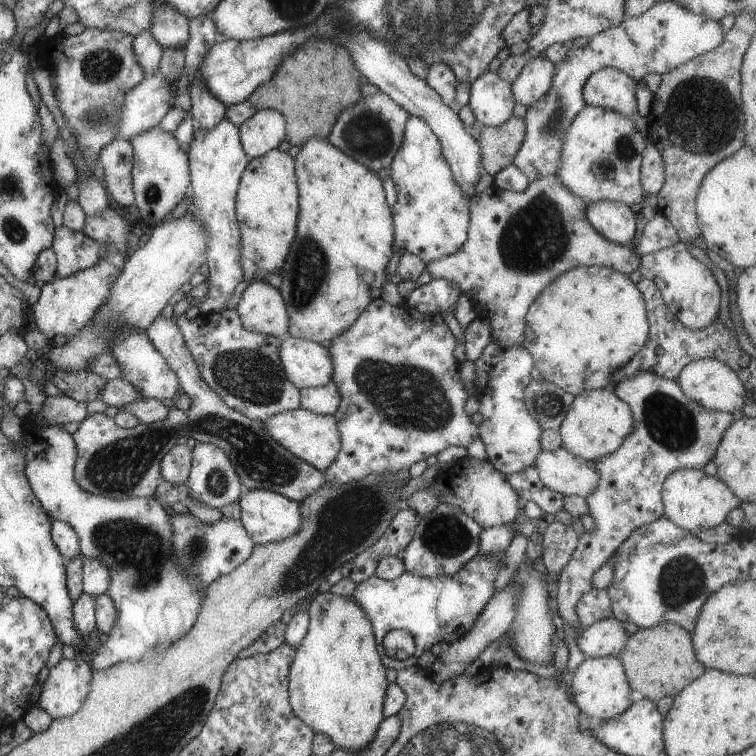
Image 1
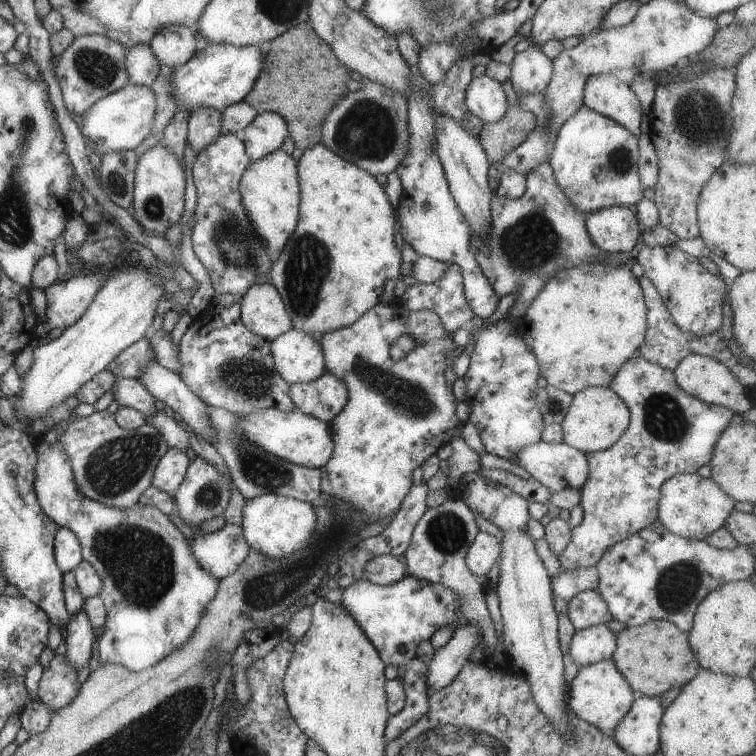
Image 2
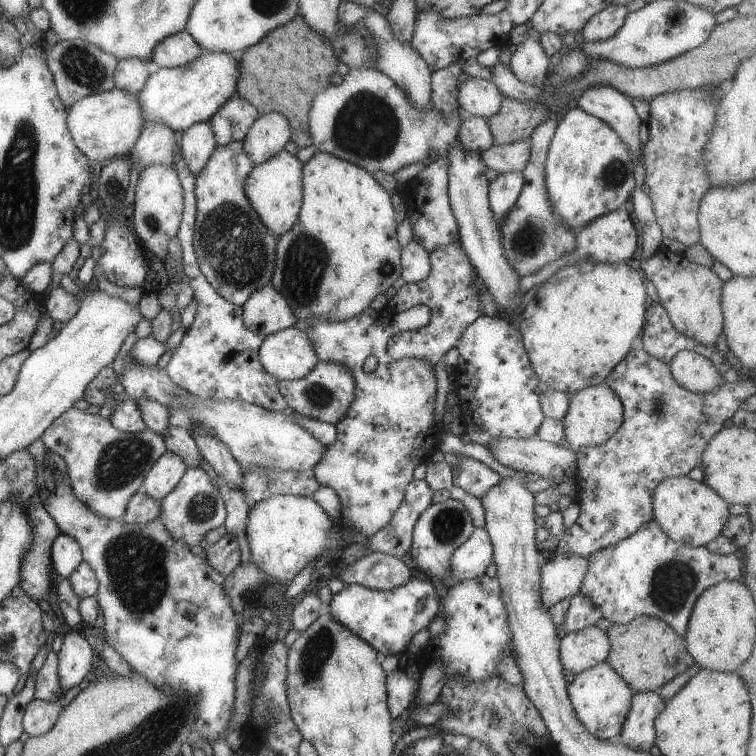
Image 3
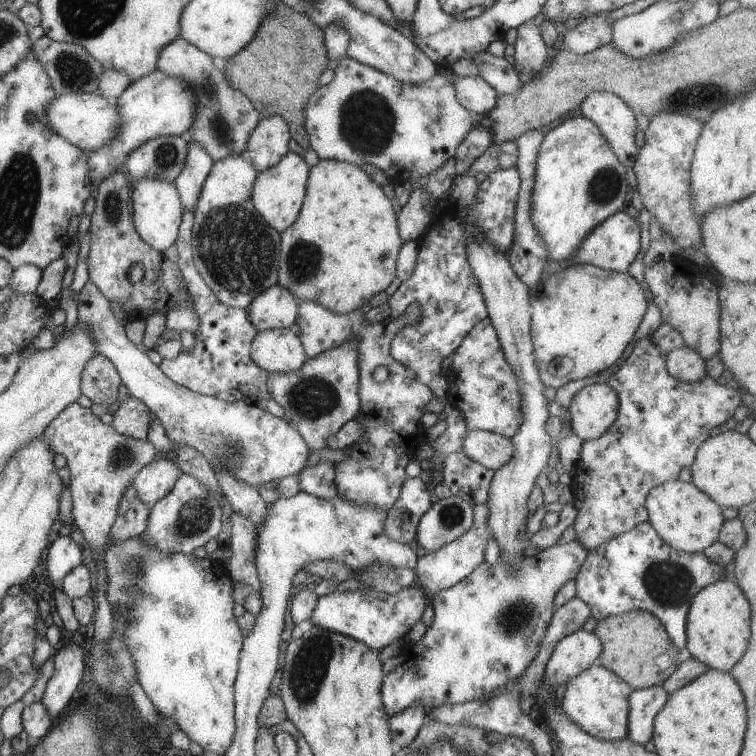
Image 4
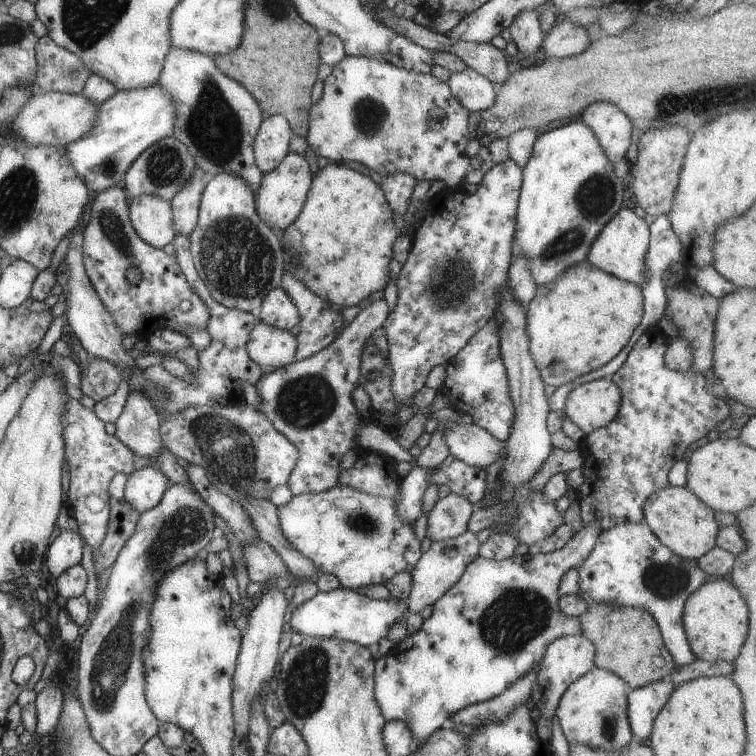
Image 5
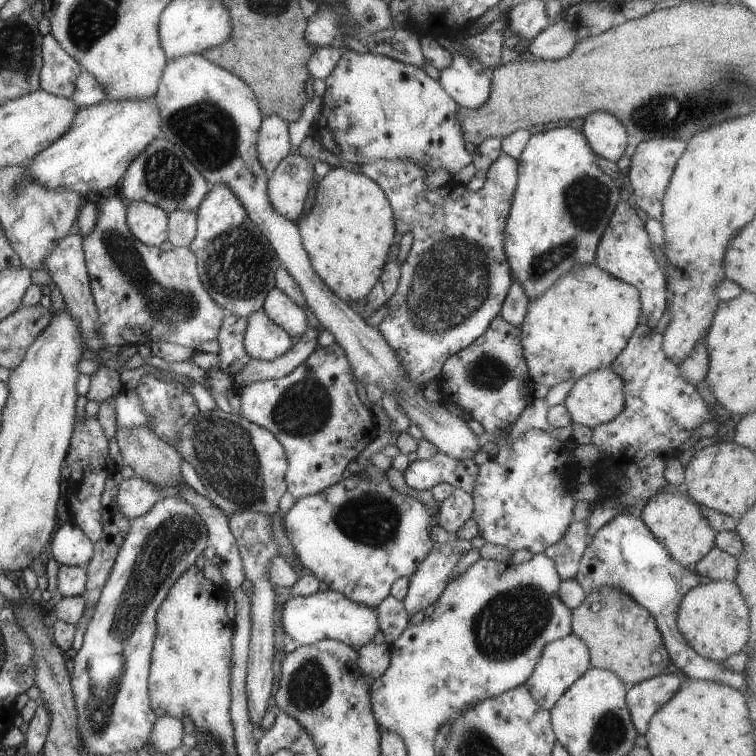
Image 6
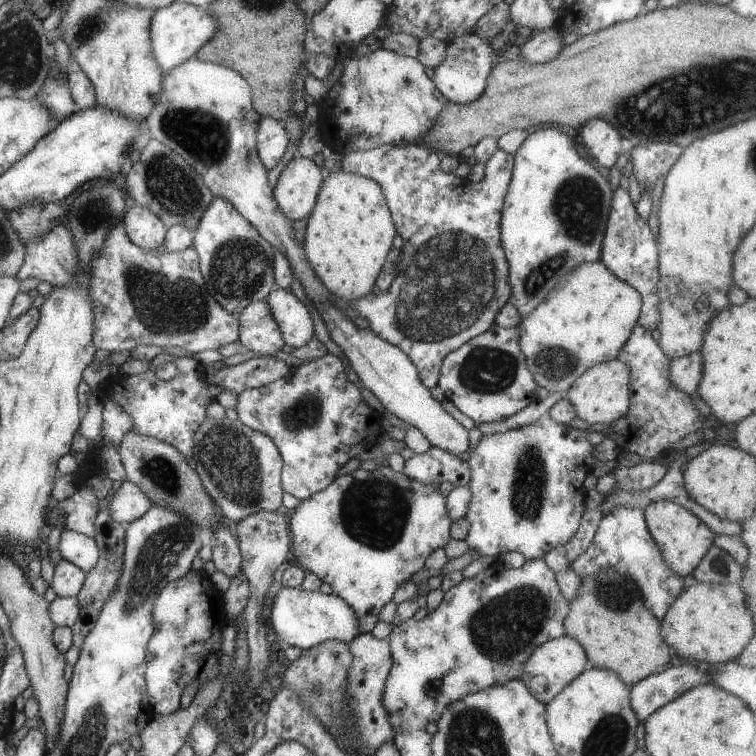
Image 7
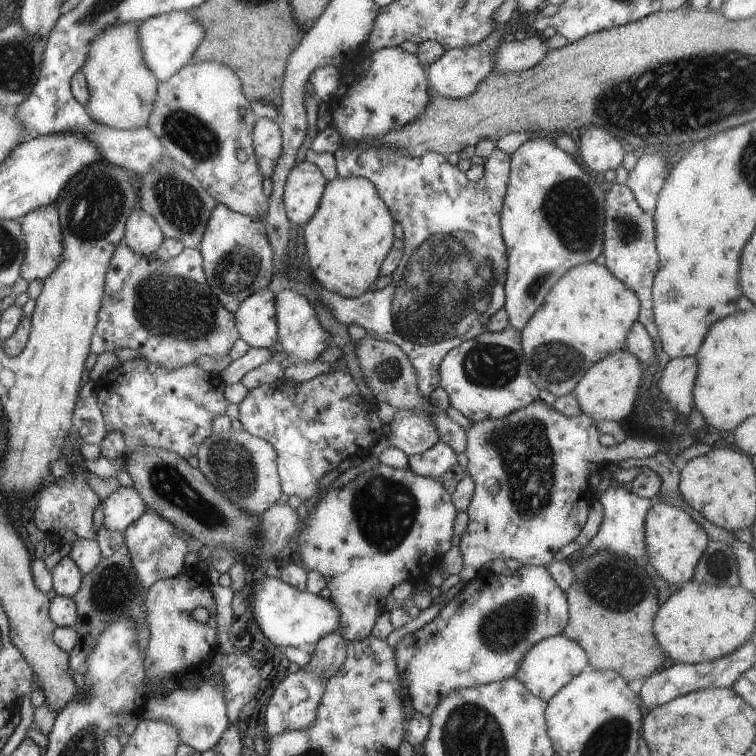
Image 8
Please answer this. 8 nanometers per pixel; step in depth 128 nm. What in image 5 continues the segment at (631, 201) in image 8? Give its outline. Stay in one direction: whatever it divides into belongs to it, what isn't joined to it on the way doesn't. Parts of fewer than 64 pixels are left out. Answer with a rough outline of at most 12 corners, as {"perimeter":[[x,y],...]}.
{"perimeter":[[622,208],[586,259],[641,286],[649,225]]}

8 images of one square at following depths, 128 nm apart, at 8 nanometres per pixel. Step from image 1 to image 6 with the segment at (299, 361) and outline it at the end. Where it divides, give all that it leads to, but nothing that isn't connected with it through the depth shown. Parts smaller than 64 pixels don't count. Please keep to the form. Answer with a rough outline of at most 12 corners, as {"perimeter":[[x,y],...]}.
{"perimeter":[[248,316],[243,344],[251,358],[272,361],[292,337],[266,316]]}

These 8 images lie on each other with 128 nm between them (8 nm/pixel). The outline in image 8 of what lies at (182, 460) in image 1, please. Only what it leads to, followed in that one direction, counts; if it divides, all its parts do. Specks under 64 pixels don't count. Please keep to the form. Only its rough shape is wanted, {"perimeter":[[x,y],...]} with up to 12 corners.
{"perimeter":[[122,485],[102,505],[103,525],[123,531],[148,510]]}

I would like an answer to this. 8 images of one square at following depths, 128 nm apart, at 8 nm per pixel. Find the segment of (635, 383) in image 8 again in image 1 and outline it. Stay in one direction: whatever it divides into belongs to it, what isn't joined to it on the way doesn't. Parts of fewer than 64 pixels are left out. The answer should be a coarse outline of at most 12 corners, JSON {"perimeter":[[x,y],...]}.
{"perimeter":[[611,389],[578,393],[558,430],[574,456],[595,460],[632,432]]}

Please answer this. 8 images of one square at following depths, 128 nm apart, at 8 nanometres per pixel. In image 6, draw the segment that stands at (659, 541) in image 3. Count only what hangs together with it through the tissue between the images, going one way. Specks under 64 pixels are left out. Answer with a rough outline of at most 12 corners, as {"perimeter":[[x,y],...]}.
{"perimeter":[[638,516],[591,538],[575,577],[586,595],[622,588],[656,620],[684,677],[748,690],[678,632],[698,583]]}

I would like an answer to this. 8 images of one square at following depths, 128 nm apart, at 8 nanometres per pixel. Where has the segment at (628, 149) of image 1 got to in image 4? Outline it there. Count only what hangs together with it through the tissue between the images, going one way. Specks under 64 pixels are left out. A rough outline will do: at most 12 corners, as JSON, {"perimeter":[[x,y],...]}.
{"perimeter":[[599,126],[545,135],[531,219],[550,263],[624,208],[626,169]]}

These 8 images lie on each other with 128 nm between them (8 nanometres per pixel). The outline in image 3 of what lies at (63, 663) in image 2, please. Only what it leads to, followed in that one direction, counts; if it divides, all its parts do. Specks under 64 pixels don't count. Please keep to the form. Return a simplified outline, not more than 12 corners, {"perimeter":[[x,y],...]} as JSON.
{"perimeter":[[50,651],[35,676],[34,699],[52,702],[64,696],[59,658]]}

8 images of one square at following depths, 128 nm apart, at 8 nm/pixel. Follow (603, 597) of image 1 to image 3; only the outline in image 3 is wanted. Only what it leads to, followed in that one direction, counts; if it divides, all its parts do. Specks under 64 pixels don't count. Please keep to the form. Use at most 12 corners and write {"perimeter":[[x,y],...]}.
{"perimeter":[[578,592],[570,599],[559,639],[595,625],[601,608]]}

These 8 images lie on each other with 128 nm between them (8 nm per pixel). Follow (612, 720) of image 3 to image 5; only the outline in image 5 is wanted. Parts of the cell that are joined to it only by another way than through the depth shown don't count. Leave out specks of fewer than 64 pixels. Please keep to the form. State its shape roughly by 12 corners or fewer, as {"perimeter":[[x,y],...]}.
{"perimeter":[[596,666],[555,710],[569,744],[601,751],[633,736],[630,686]]}

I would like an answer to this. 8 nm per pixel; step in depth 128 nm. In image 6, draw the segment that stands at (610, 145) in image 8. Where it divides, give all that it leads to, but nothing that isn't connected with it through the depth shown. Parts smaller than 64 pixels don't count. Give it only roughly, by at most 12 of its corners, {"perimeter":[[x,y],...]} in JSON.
{"perimeter":[[592,112],[583,134],[592,151],[617,162],[628,133],[610,112]]}

